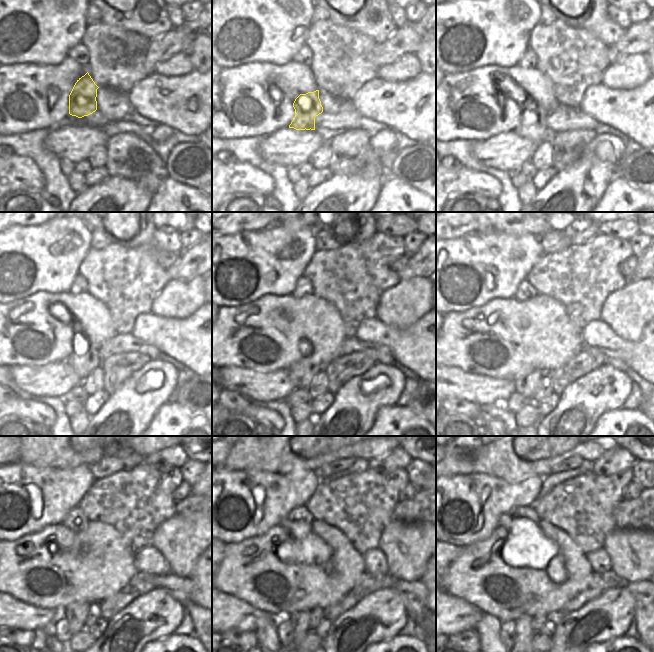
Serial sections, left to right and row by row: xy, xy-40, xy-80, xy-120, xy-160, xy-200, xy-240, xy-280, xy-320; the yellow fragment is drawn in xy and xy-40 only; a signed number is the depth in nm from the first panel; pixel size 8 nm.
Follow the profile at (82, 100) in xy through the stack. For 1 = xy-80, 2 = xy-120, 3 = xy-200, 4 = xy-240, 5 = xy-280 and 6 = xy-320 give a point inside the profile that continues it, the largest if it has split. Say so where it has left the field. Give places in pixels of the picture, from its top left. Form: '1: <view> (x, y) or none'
1: xy-80 (537, 133)
2: xy-120 (83, 365)
3: xy-200 (526, 384)
4: xy-240 (75, 613)
5: xy-280 (299, 620)
6: xy-320 (524, 634)

